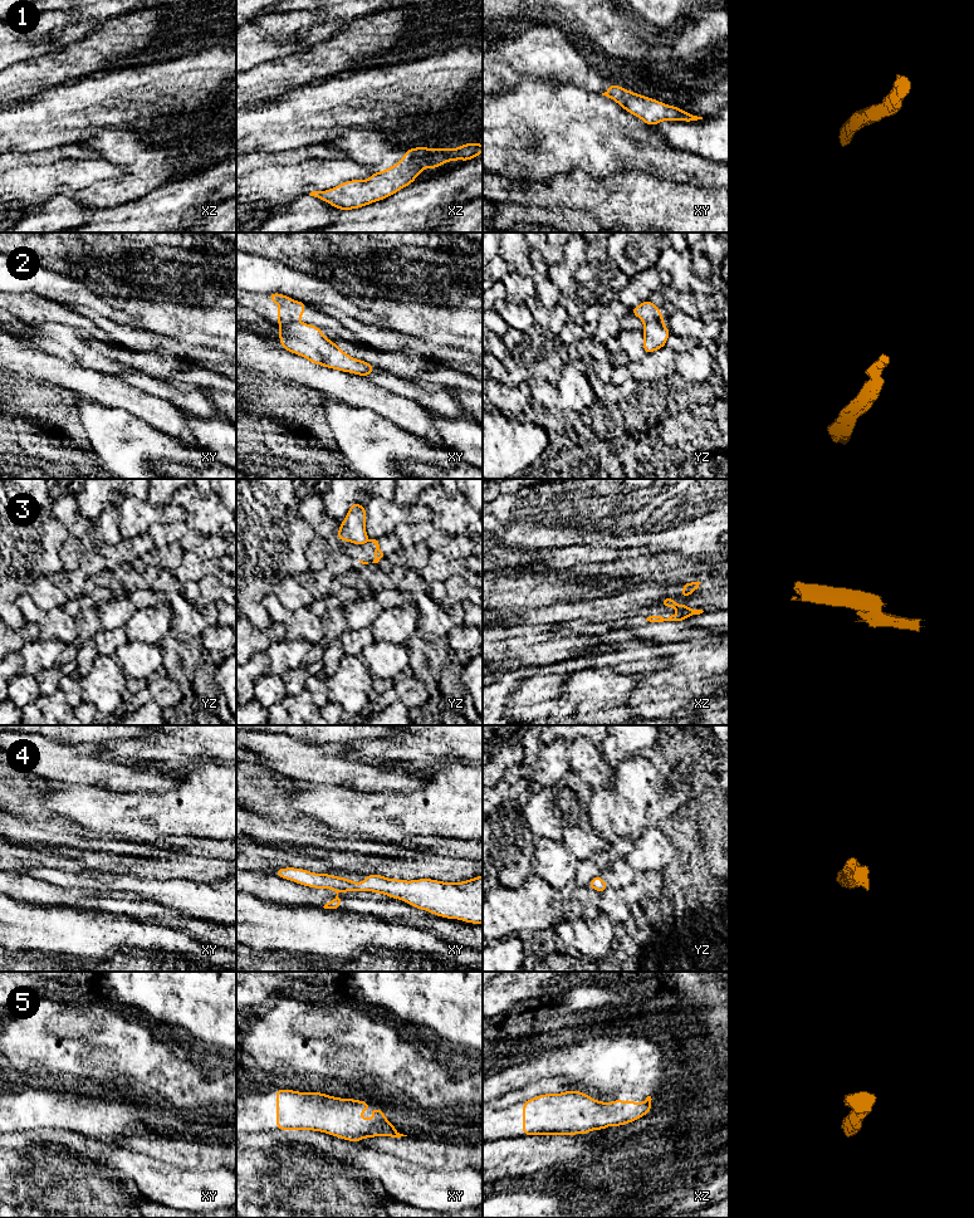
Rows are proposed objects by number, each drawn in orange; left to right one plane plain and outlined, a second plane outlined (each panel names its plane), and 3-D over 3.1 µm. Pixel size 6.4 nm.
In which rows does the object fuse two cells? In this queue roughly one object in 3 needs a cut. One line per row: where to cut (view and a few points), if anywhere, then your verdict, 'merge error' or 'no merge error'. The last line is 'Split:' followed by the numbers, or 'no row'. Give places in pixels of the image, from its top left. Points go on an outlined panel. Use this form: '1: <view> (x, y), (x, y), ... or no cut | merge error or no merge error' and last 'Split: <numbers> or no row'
1: no cut | no merge error
2: yz (661, 316), (645, 323) | merge error
3: yz (368, 539), (366, 542) | merge error
4: xy (336, 889), (347, 891) | merge error
5: no cut | no merge error
Split: 2, 3, 4

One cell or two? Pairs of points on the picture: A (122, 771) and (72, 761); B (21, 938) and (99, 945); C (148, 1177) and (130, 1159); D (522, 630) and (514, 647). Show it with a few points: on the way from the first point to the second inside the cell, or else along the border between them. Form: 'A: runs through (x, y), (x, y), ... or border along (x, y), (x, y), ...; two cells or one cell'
A: runs through (109, 771), (84, 768); one cell
B: runs through (40, 938), (81, 938); one cell
C: runs through (143, 1173), (135, 1164); one cell
D: runs through (519, 634), (514, 644); one cell

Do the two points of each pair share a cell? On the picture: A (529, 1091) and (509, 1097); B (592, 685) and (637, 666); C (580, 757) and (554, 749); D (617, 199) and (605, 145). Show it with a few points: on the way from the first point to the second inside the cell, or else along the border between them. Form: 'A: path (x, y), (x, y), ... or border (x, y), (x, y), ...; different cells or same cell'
A: path (524, 1095), (514, 1097); same cell
B: border (592, 668), (611, 666), (625, 675), (640, 675); different cells
C: border (566, 749), (571, 768); different cells
D: border (582, 170), (592, 176), (640, 171); different cells

